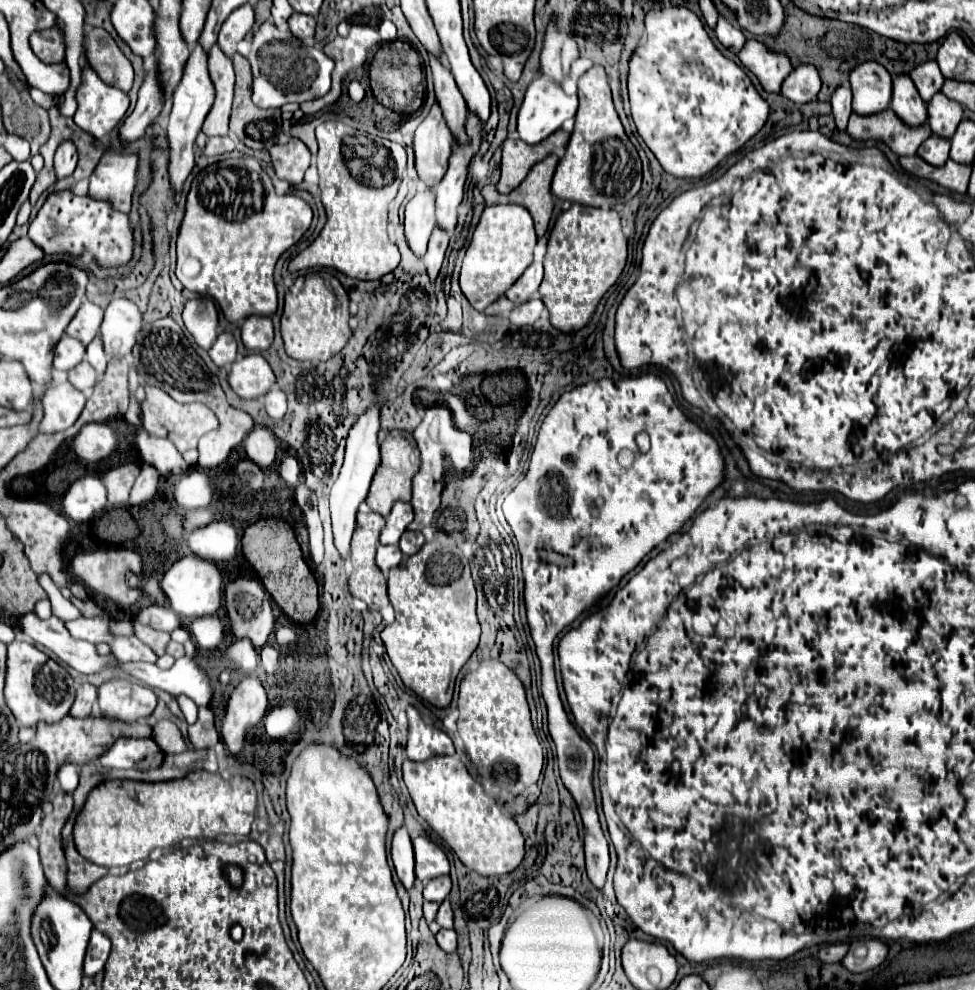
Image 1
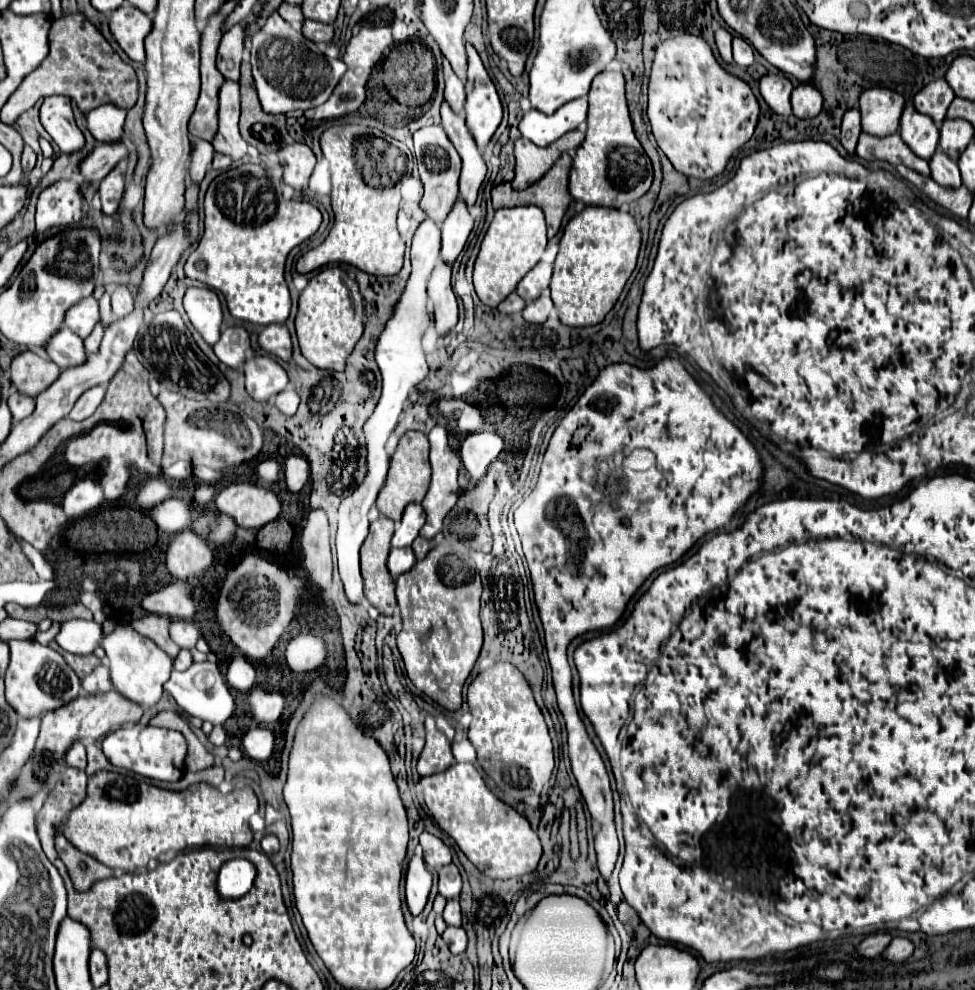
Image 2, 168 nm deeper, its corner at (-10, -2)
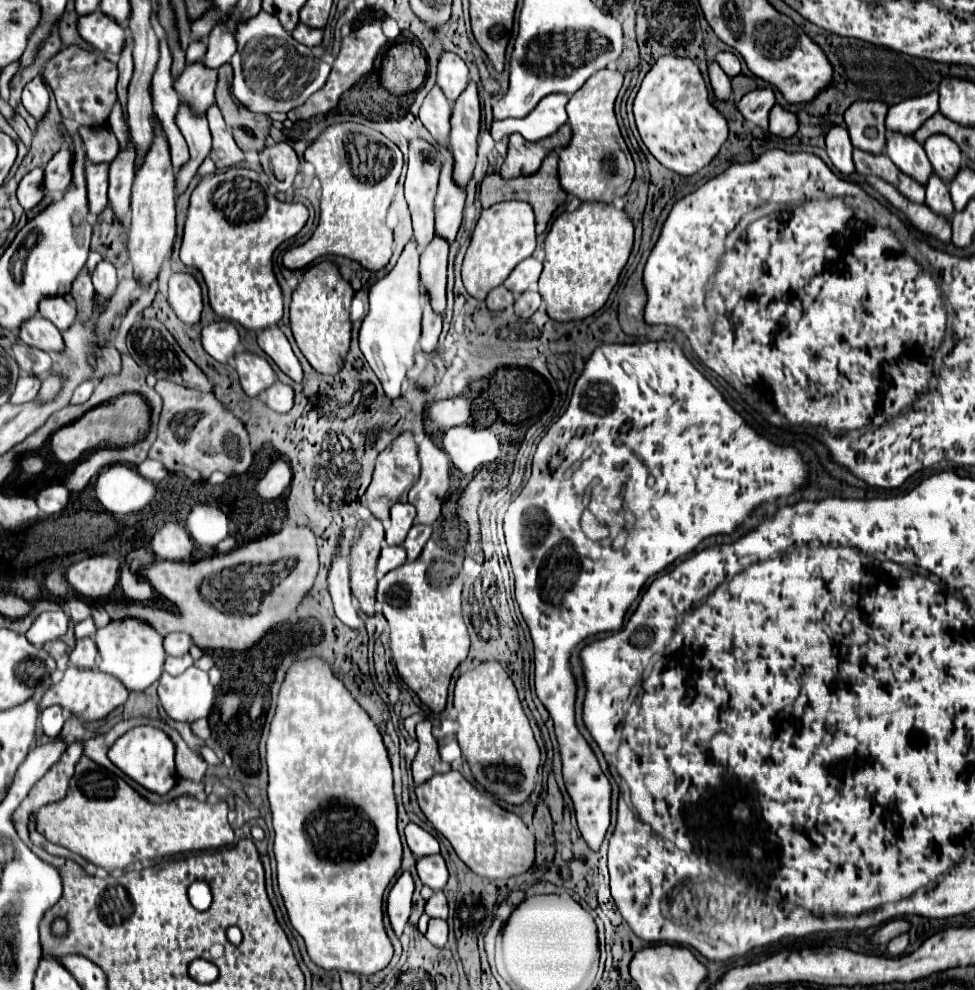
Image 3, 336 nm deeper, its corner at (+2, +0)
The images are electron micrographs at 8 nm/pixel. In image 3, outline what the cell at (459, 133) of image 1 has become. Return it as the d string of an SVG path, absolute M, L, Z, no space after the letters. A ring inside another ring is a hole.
M440 147L440 153L444 155L444 165L438 181L438 193L434 199L436 235L442 237L448 245L452 245L462 223L466 191L452 181L452 153L444 147Z

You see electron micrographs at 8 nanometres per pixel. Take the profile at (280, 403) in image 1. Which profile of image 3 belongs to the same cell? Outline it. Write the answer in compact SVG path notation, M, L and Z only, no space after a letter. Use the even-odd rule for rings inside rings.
M276 381L272 387L268 387L264 391L264 401L272 411L288 413L294 405L294 391L292 391L292 387Z

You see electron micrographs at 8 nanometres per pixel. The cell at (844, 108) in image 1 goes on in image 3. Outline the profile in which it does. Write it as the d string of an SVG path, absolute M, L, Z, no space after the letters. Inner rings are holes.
M836 127L836 129L828 131L828 135L826 135L826 151L828 151L828 157L830 157L832 165L842 175L852 175L856 171L854 163L852 163L852 149L854 147L850 143L846 127Z

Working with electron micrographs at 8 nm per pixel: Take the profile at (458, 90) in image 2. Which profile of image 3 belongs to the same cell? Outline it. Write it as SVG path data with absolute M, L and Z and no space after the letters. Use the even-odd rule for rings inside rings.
M432 87L432 91L426 95L418 117L422 121L422 125L430 131L430 135L434 137L434 141L438 145L448 147L448 135L450 135L450 103L444 97L444 93L440 93L438 87Z

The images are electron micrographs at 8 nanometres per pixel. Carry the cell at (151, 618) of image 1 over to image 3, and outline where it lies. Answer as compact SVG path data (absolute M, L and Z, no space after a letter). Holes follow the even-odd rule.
M170 633L164 637L164 649L168 655L182 657L190 651L190 647L192 647L192 639L188 637L188 633Z

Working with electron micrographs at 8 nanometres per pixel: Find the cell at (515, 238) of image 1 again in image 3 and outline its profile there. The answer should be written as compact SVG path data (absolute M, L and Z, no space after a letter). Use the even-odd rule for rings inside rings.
M504 201L496 203L482 211L472 241L466 249L464 261L462 261L462 281L466 291L474 297L484 301L486 295L502 285L506 277L512 273L512 269L530 257L536 247L536 233L534 233L534 213L532 207L524 201Z

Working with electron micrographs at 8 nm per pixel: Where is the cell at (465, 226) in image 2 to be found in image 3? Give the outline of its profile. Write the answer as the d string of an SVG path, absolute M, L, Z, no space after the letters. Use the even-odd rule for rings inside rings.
M434 237L428 249L420 255L420 291L428 295L434 313L444 315L446 309L446 263L448 245Z

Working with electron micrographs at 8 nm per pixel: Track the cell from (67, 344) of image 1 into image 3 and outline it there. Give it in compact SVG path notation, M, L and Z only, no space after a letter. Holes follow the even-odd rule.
M34 315L20 325L18 337L22 343L42 349L46 353L60 353L60 349L64 347L60 331L40 315Z

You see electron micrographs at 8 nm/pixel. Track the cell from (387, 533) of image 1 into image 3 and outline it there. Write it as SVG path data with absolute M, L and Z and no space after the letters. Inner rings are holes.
M396 503L390 511L390 525L386 529L388 545L402 545L416 517L416 509L410 503Z

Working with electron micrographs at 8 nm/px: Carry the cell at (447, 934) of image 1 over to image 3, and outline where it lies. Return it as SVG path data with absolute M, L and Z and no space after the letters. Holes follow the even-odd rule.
M430 919L426 939L436 947L444 947L446 941L448 941L448 925L446 925L446 921L444 919Z

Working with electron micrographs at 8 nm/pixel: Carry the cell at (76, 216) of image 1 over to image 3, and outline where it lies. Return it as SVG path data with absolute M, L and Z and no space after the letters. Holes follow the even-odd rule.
M32 169L22 177L22 181L18 185L18 201L26 211L36 207L44 197L42 195L44 191L42 191L42 185L40 185L42 175L44 175L44 169Z

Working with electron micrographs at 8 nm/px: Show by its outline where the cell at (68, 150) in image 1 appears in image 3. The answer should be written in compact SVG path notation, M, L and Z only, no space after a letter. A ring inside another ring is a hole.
M34 77L22 91L22 105L34 119L40 119L48 109L48 87L40 77Z

